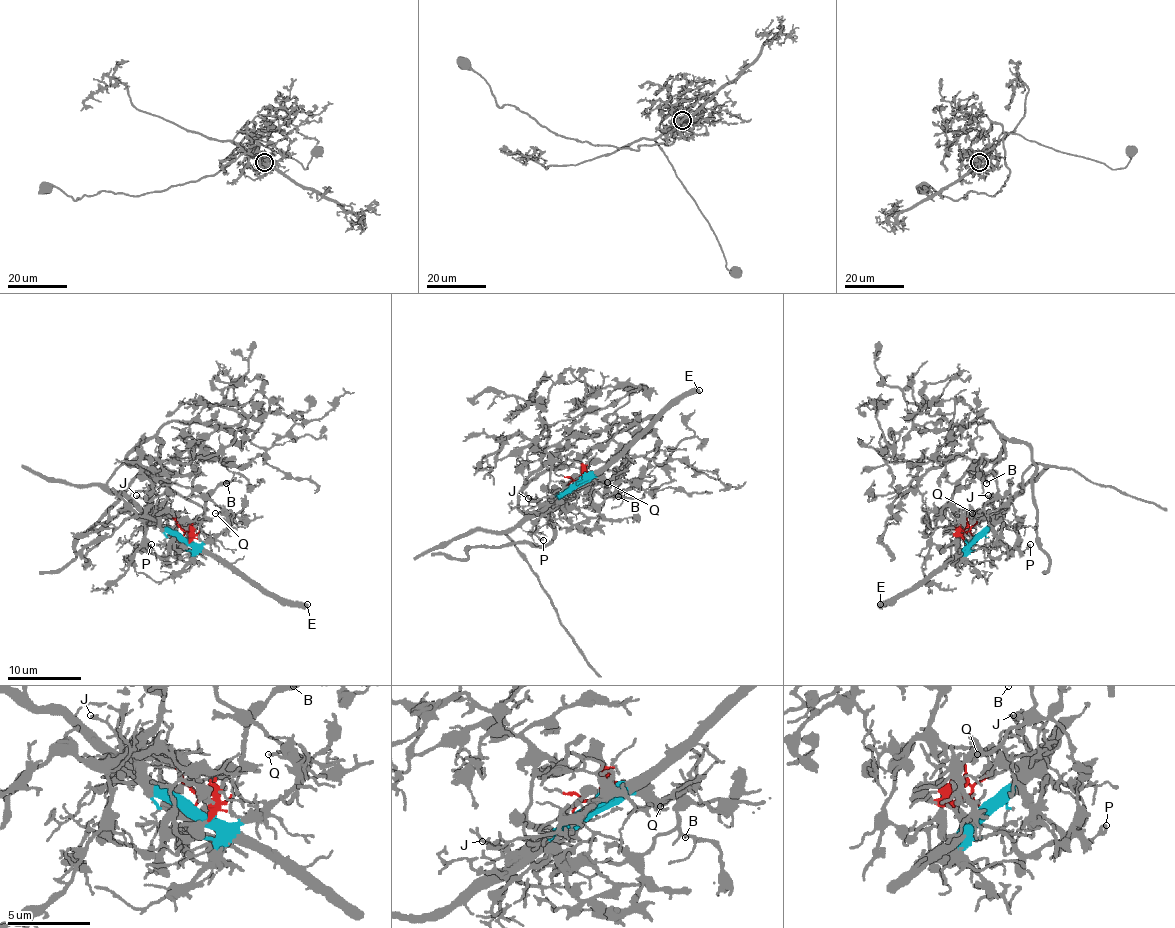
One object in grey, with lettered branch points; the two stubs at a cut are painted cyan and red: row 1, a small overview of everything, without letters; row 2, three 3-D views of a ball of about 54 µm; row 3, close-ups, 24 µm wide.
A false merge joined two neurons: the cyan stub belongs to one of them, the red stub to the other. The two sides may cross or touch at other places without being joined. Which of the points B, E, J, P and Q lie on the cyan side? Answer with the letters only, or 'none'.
E, J, P, Q

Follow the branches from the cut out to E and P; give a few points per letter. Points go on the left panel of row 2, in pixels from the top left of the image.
E: (184, 537), (202, 549), (224, 559), (280, 599), (307, 605)
P: (184, 537), (176, 537), (156, 524), (148, 524), (143, 535), (147, 551), (150, 544)

